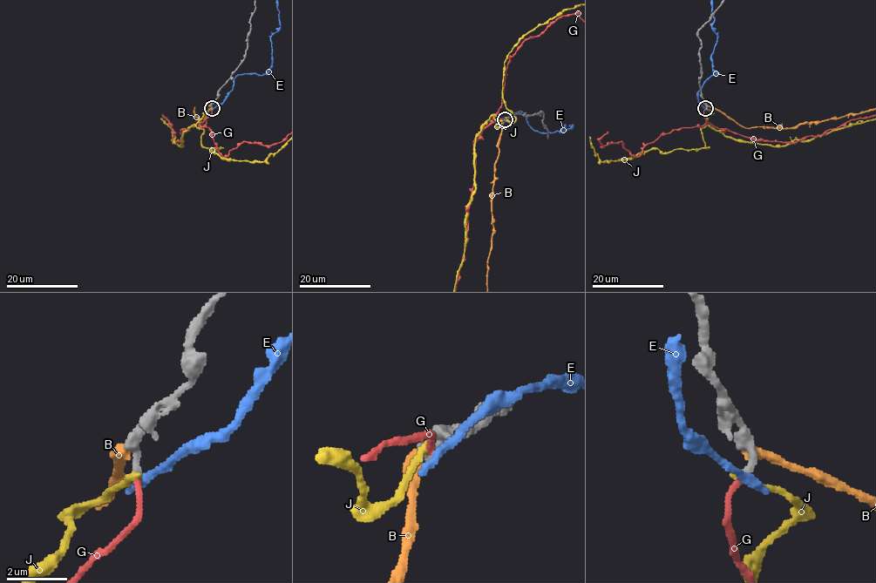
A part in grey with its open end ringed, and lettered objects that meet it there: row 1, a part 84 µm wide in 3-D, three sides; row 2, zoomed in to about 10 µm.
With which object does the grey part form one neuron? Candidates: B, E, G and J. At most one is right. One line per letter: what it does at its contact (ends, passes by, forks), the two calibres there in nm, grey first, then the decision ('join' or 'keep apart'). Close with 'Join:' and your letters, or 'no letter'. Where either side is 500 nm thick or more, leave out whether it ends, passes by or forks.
B: it ends; calibres 440 and 400 nm; keep apart
E: it ends; calibres 240 and 320 nm; keep apart
G: it ends; calibres 280 and 190 nm; join
J: it ends; calibres 240 and 240 nm; keep apart
Join: G

